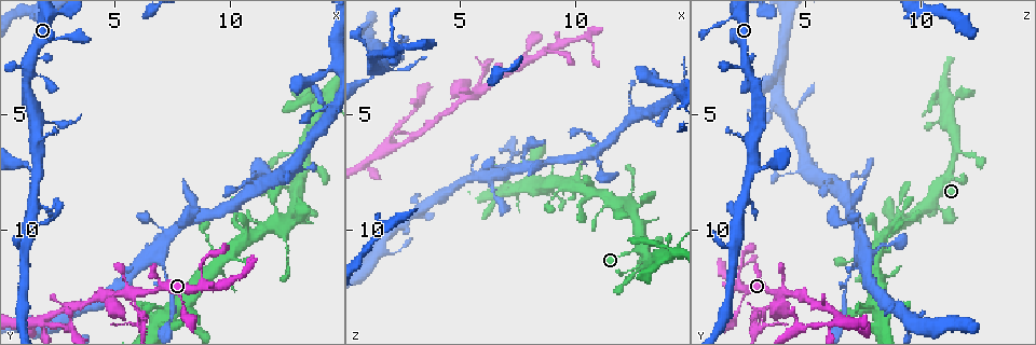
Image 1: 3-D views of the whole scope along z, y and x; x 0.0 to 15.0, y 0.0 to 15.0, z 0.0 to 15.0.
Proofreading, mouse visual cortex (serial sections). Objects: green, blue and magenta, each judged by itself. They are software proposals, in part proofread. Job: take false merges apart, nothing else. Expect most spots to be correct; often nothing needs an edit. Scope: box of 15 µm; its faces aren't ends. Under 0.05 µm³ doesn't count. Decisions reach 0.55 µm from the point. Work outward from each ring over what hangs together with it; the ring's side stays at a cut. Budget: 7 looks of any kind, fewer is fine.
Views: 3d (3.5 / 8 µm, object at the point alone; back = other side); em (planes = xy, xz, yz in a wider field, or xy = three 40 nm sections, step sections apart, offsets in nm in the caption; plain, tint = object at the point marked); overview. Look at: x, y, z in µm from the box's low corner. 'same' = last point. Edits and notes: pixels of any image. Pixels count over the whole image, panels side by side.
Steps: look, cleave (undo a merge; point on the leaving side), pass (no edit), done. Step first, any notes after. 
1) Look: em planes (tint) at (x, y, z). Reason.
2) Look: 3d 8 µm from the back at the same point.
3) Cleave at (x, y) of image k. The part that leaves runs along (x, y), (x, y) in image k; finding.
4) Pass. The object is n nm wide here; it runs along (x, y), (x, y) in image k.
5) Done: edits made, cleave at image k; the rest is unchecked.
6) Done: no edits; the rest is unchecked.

Look: 3d 3.5 µm at (8.8, 12.4, 2.1).

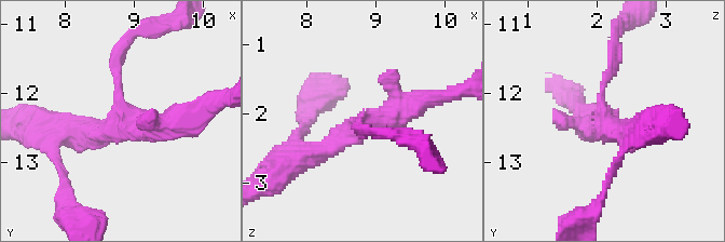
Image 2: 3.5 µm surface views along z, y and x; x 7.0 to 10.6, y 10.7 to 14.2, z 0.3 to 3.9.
Look: em xy step 2 (tint) at (8.80, 12.45, 2.15). 3 arms meet here; the arms are 150, 300, 350 nm wide; need the tissue.

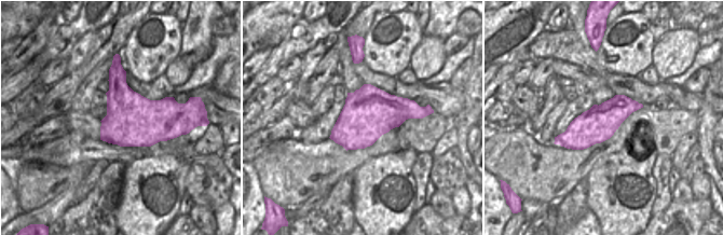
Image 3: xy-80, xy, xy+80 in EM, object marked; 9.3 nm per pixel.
Pass. It runs along (303, 159), (366, 121), (428, 98) in image 2; all the same cell.

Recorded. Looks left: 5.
Look: em xy step 3 (tint) at (12.1, 9.7, 9.0). Abrupt turn.

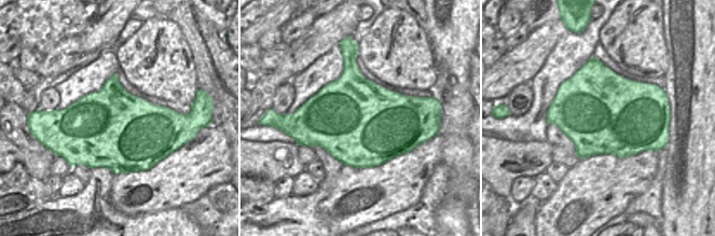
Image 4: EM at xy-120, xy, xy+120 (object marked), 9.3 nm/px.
Look: 3d 3.5 µm at the same point. See where the arms go.

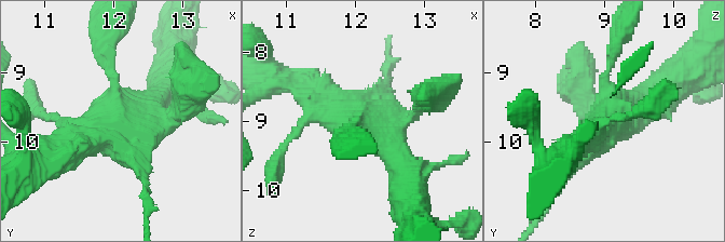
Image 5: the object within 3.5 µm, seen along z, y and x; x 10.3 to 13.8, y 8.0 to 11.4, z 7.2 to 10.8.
Pass. It runs along (407, 180), (390, 144), (317, 89) in image 5; continuous, no second cell.

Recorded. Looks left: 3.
Look: 3d 3.5 µm from the back at (10.2, 11.3, 7.2). Sudden change in width.

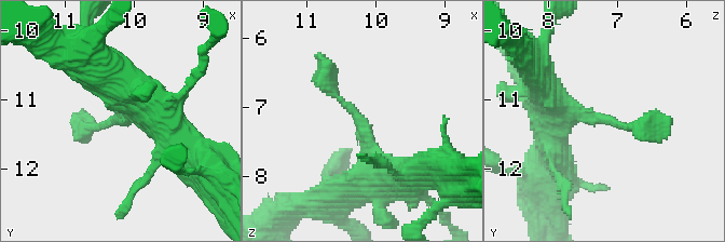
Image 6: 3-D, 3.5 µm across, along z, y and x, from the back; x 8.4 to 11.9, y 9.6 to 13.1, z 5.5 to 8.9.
Look: em xy step 2 (tint) at (10.20, 11.25, 7.35). Need the tissue.

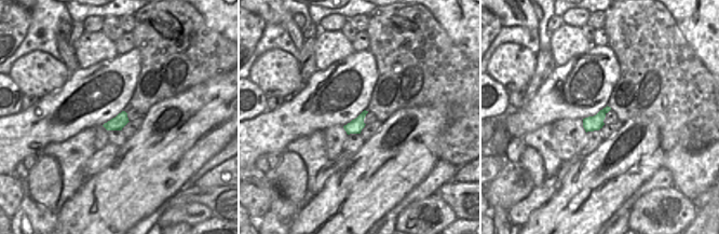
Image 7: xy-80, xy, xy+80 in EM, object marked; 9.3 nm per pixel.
Pass. The object is 130 nm wide here; it runs along (379, 183), (363, 122), (326, 72) in image 6; continuous, no second cell.

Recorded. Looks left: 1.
Done: no edits; the rest is unchecked.

